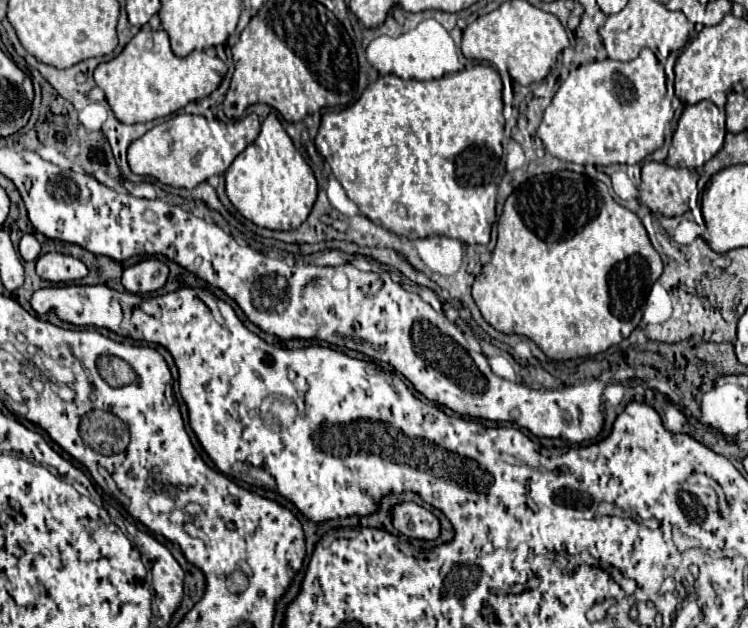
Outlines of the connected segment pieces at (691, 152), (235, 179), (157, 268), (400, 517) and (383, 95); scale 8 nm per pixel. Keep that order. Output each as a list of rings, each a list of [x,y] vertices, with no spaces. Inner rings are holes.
[[[702,100],[698,104],[686,106],[678,120],[666,164],[668,166],[686,166],[688,170],[692,170],[692,168],[700,168],[704,162],[708,162],[724,144],[727,134],[724,120],[726,120],[725,110],[718,110],[718,106],[712,104],[710,100]]]
[[[268,114],[258,138],[236,156],[224,178],[228,198],[236,210],[256,226],[268,230],[298,228],[308,218],[318,194],[312,168],[294,148],[276,114]]]
[[[150,258],[126,268],[122,274],[122,285],[126,291],[144,296],[148,292],[162,288],[166,278],[168,278],[168,268],[160,264],[160,260]]]
[[[406,502],[392,508],[392,524],[398,532],[416,540],[436,540],[440,536],[438,518],[426,508]]]
[[[476,64],[472,68],[464,68],[456,74],[444,76],[440,80],[430,80],[430,82],[402,80],[396,74],[386,74],[386,76],[380,76],[376,82],[368,84],[368,88],[360,96],[360,100],[356,100],[352,106],[348,106],[348,108],[339,112],[327,112],[322,116],[318,134],[314,140],[316,150],[323,160],[330,164],[332,174],[336,176],[336,180],[346,190],[348,198],[360,208],[360,214],[364,214],[372,222],[384,226],[386,230],[390,230],[398,236],[406,236],[408,240],[418,240],[418,238],[440,234],[440,236],[456,238],[456,240],[460,240],[468,246],[488,244],[490,230],[492,230],[492,224],[496,220],[496,212],[494,212],[496,190],[498,190],[498,184],[500,184],[500,180],[506,172],[504,164],[502,164],[502,154],[504,154],[504,148],[510,142],[504,136],[505,118],[503,115],[502,91],[503,84],[498,72],[492,66],[484,66],[484,64]]]

